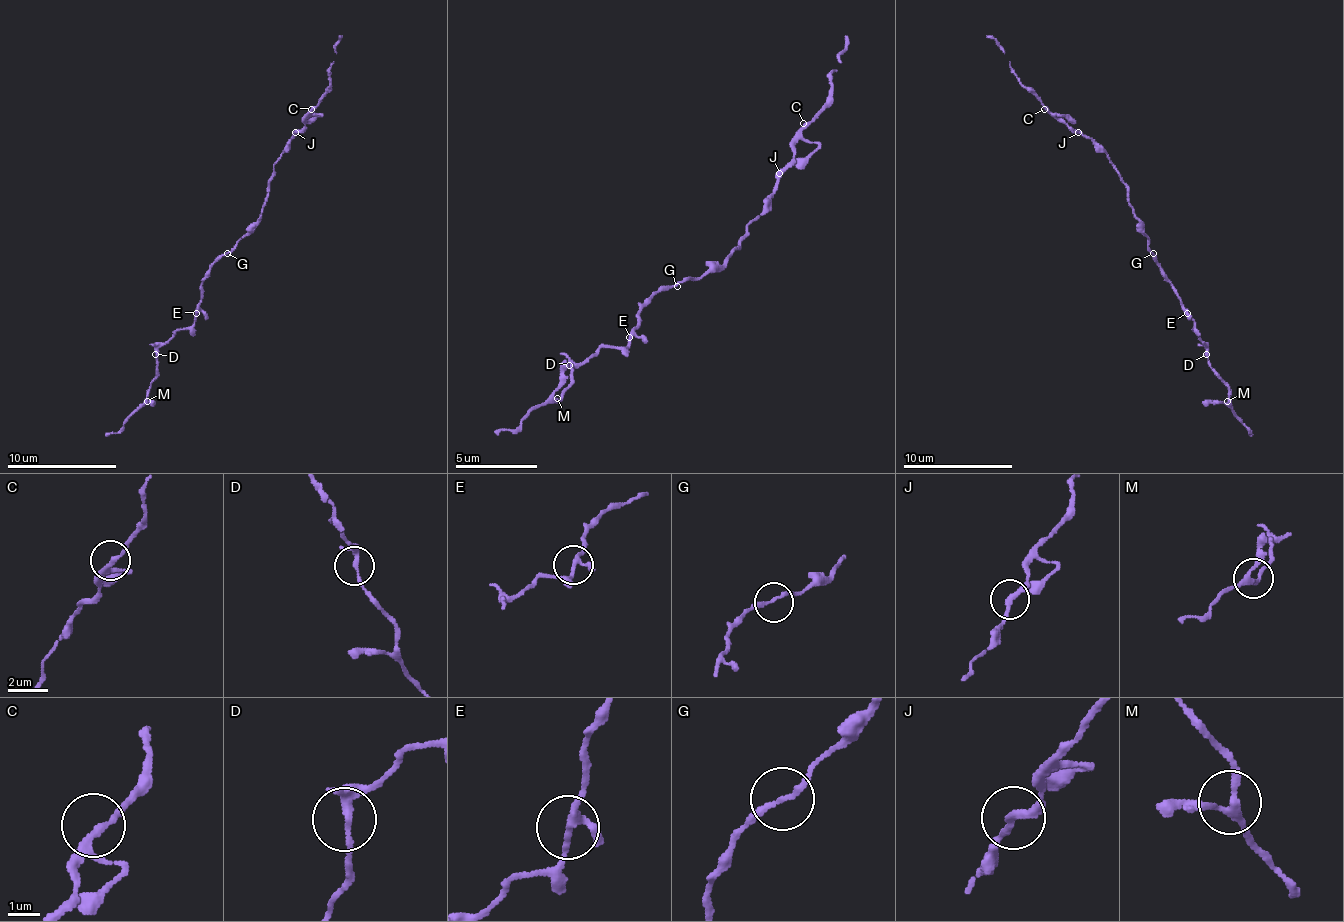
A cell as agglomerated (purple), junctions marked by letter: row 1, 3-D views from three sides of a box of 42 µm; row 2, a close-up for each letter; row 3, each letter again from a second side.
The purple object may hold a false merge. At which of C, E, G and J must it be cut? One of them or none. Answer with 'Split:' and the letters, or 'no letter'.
Split: no letter

